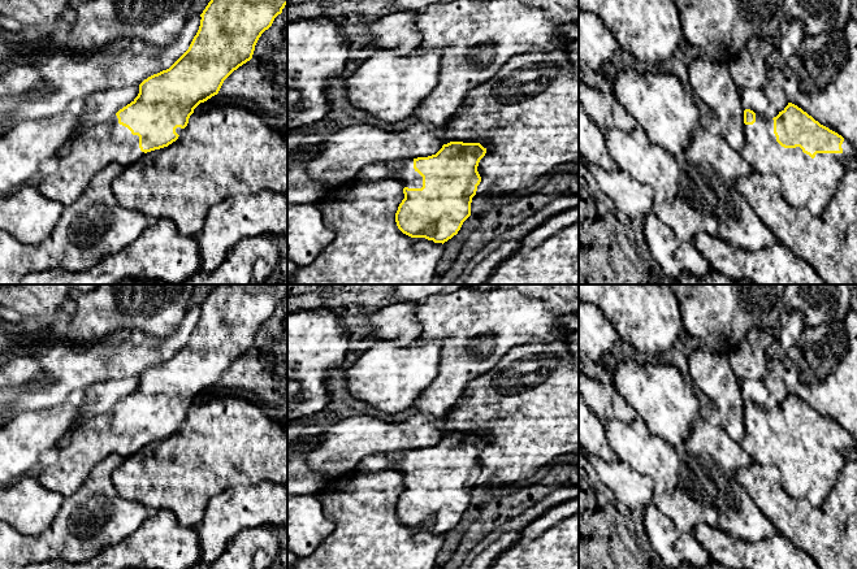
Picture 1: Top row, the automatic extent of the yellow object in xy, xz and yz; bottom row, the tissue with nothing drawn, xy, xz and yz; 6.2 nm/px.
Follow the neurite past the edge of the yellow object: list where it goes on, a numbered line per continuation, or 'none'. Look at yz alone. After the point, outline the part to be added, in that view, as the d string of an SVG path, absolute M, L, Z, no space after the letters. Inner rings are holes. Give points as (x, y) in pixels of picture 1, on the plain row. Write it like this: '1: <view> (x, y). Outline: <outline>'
1: yz (809, 474). Outline: M756 405L756 413L744 420L746 434L739 444L753 462L772 465L788 495L819 507L844 466L844 446L817 444L811 449L800 438L784 439L776 433L774 411L763 405Z

